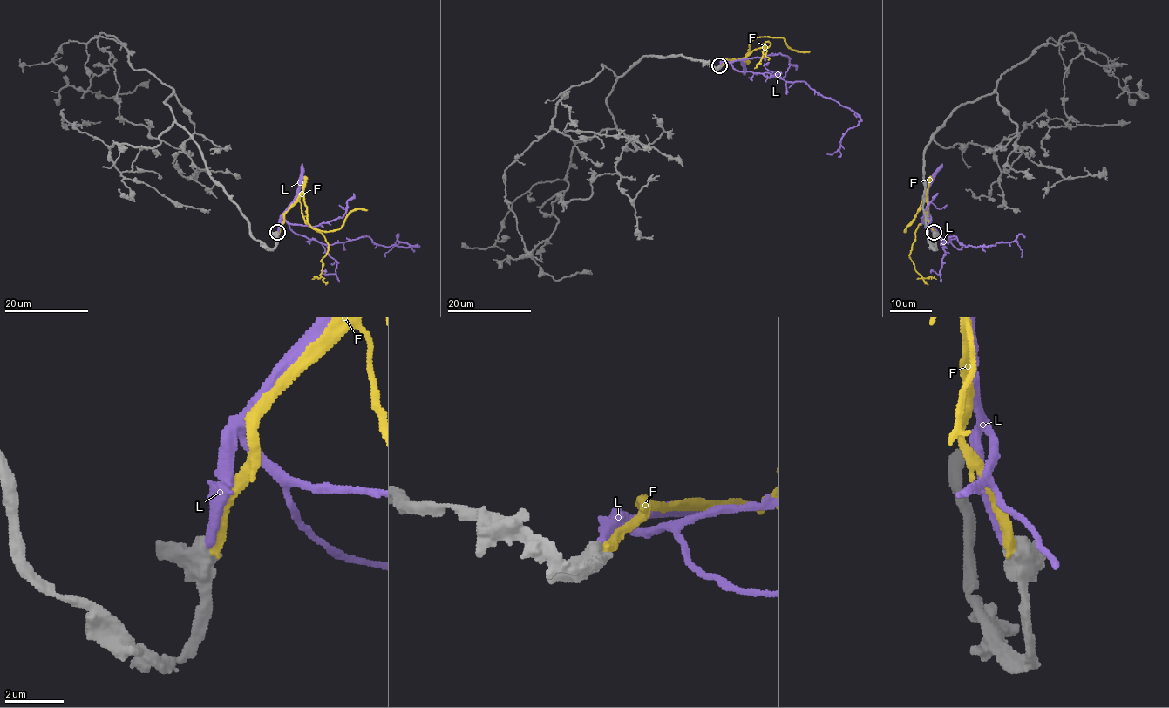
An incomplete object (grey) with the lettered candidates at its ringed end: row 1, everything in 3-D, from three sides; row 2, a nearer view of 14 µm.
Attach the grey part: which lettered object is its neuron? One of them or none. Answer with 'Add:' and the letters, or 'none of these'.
Add: L

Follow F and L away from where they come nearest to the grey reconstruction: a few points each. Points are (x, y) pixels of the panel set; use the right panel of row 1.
F: (934, 234), (927, 217), (927, 196), (905, 230), (919, 209)
L: (933, 233), (929, 219), (941, 244), (952, 237), (975, 248), (1016, 240), (1021, 256)

